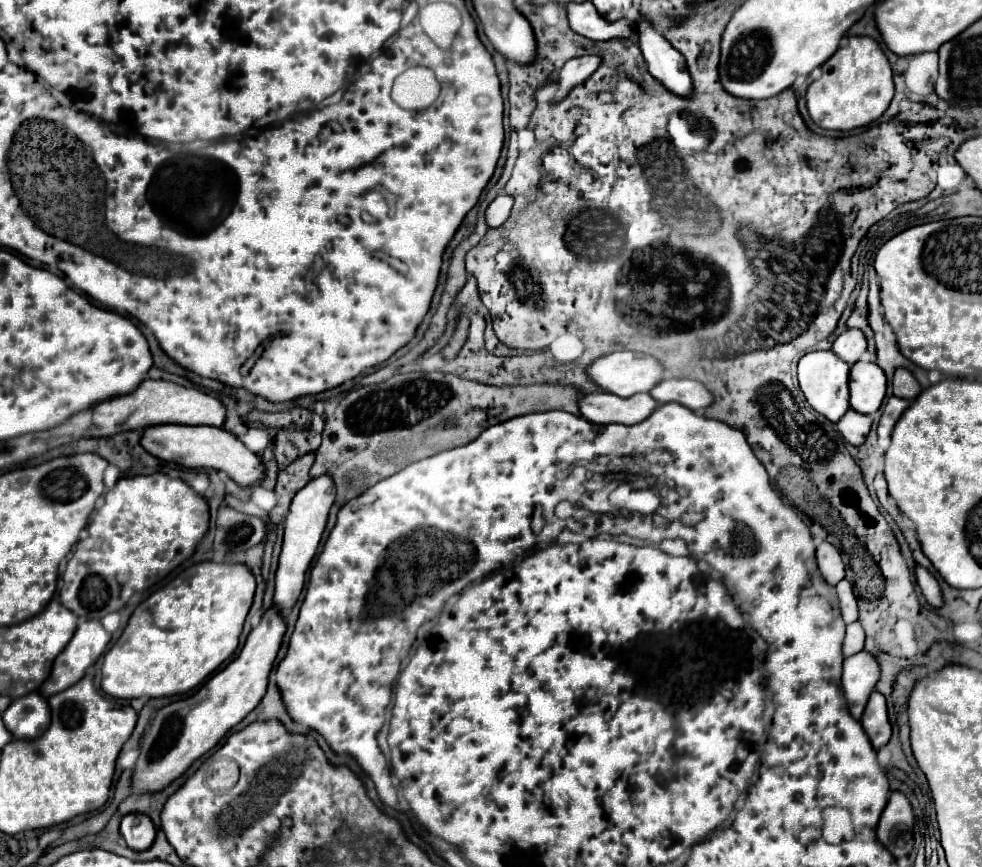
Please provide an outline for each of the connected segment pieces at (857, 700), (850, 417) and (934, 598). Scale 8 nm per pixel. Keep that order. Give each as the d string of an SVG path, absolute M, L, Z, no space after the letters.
M860 651L852 657L844 659L844 673L842 673L842 689L850 707L850 713L860 719L864 707L868 703L870 693L880 679L880 665L876 657L868 651Z
M848 409L846 415L838 421L838 431L846 443L862 445L868 437L870 425L872 425L870 415L862 415L862 413L856 413L854 409Z
M916 567L916 581L926 597L926 601L932 605L932 607L942 607L944 605L944 599L942 599L942 591L940 591L940 585L938 581L924 569L924 567Z

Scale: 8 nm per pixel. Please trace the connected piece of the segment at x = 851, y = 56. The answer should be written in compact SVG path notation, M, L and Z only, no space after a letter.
M848 37L848 43L840 47L824 65L822 65L822 77L814 81L806 91L806 105L812 121L828 131L852 131L858 127L866 127L882 117L882 113L888 109L890 101L894 97L894 81L892 81L892 69L890 63L880 49L880 45L872 37Z

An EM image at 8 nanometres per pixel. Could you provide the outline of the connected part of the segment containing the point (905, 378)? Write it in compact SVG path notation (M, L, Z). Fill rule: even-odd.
M896 369L894 373L894 395L896 397L902 397L902 399L916 399L922 391L920 383L914 379L914 375L908 371L908 369Z

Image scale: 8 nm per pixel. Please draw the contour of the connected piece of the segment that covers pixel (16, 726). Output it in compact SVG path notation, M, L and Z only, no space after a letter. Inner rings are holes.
M38 691L18 697L10 703L10 707L2 713L6 729L16 739L34 739L44 733L50 725L50 707L46 697Z

